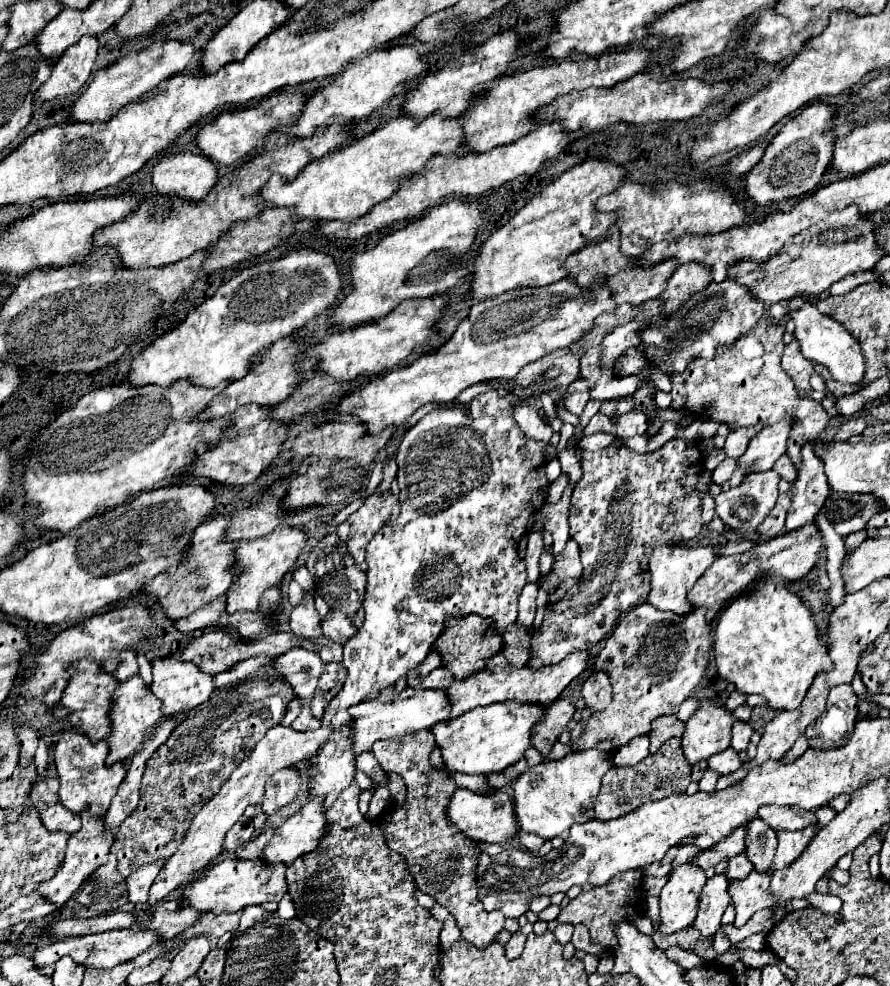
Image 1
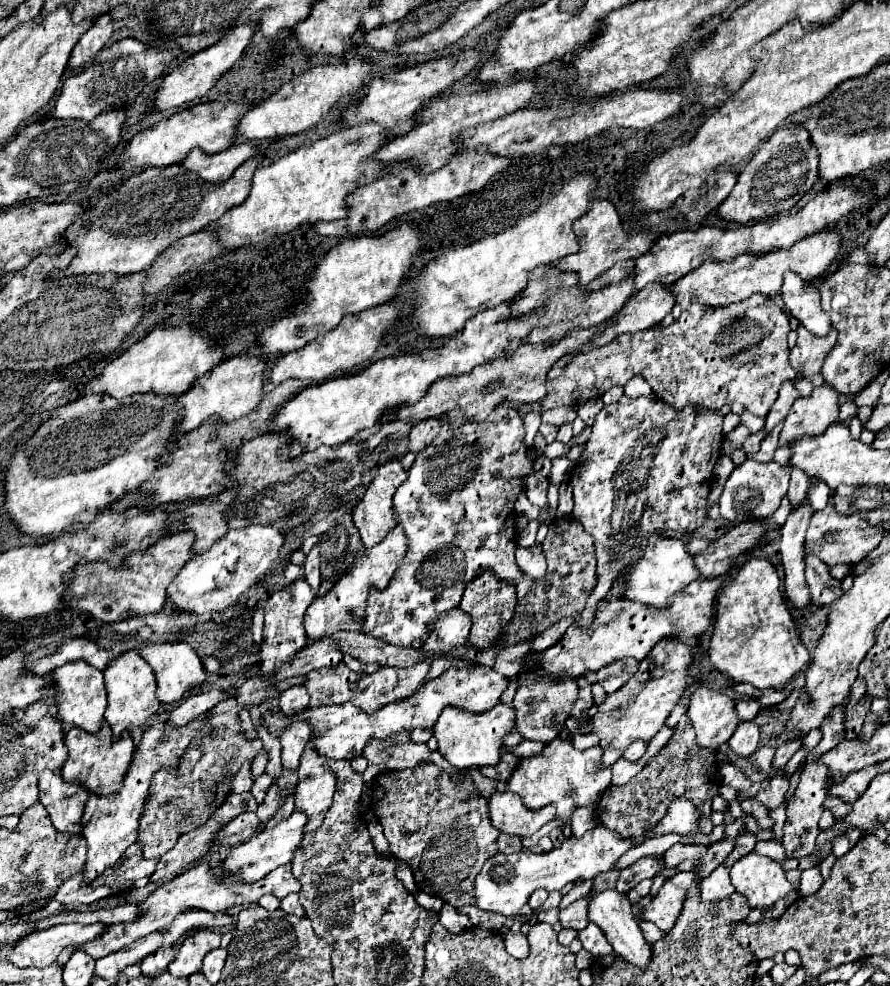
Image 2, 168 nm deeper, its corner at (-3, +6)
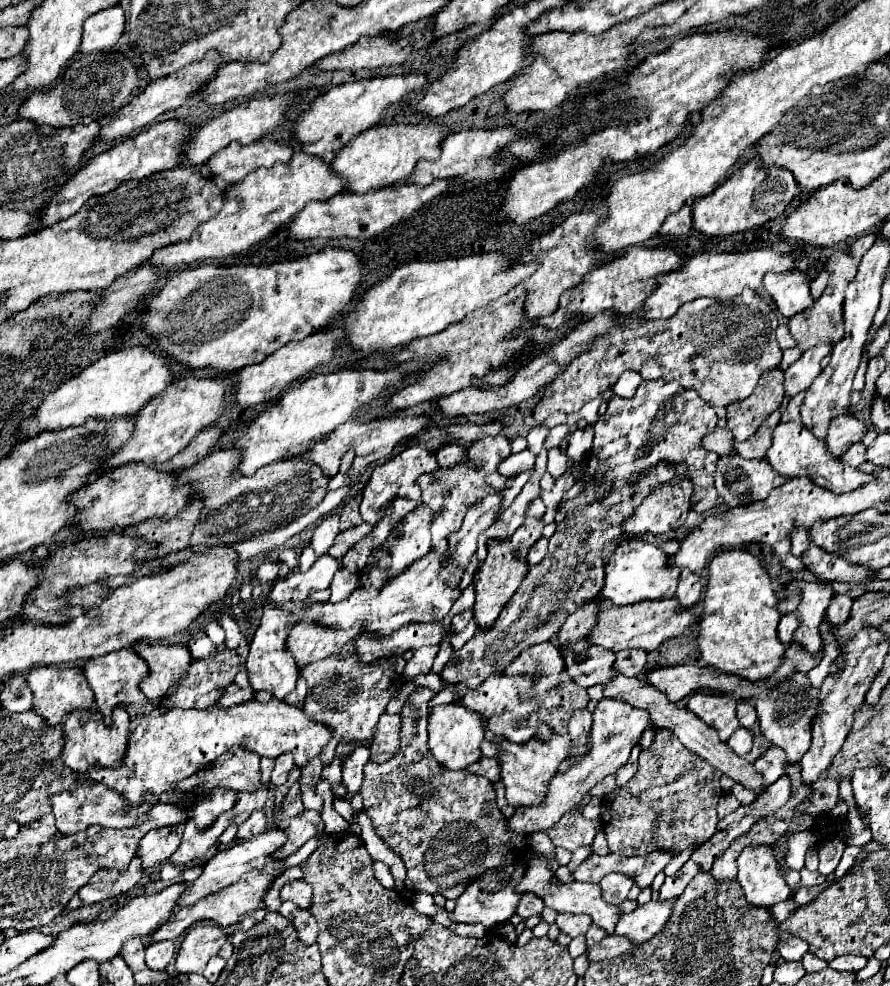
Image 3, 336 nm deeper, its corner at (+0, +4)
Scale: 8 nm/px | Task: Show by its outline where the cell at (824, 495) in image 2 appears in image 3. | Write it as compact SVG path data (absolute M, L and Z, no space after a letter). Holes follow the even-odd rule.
M720 455L714 479L726 507L764 501L772 489L788 481L780 477L772 465L768 465L768 461L744 459L740 455L734 455L732 459L730 455Z

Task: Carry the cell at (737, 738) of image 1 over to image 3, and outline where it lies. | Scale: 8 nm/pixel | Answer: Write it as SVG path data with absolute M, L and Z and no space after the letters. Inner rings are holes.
M740 727L740 729L736 729L732 733L732 737L728 739L728 745L730 745L730 749L734 753L738 753L740 757L746 757L750 753L750 749L752 749L752 733L748 729Z

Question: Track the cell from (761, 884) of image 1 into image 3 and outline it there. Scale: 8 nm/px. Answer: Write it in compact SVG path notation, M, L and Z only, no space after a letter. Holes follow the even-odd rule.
M748 845L738 857L738 881L750 905L770 907L792 897L768 845Z

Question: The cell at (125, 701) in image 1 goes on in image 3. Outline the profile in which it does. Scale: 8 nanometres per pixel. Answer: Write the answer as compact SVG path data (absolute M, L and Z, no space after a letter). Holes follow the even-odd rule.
M122 649L116 653L108 653L104 657L96 657L96 659L88 659L82 667L94 695L96 695L96 707L104 717L112 715L112 709L116 705L132 705L134 701L142 701L144 693L140 691L138 683L142 679L148 677L148 665L142 657L136 655L134 649Z

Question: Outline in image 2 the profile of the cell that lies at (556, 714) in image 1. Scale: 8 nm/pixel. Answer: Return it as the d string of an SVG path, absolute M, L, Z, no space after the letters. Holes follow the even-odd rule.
M561 675L559 679L523 681L513 699L517 711L517 731L523 735L523 739L529 741L541 741L541 743L553 741L563 729L565 719L571 713L575 701L577 701L577 683L565 675Z

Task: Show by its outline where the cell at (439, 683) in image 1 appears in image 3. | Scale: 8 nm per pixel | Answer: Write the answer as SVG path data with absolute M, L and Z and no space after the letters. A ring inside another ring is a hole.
M350 649L350 661L346 663L346 657L332 655L324 661L312 663L306 669L300 671L300 675L308 683L308 695L304 703L304 713L312 717L312 721L320 721L322 725L328 725L332 729L332 741L324 747L324 753L320 755L322 765L328 767L334 759L334 749L338 743L366 743L372 739L376 723L380 715L386 711L388 701L398 689L400 675L396 673L394 665L390 661L374 661L370 665L364 665L358 661L358 655Z

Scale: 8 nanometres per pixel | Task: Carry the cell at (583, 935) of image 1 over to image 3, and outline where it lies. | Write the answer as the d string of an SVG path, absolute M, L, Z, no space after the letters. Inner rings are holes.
M590 925L588 933L586 933L586 939L588 939L588 947L594 947L596 943L600 943L608 933L604 933L604 929L600 929L598 925Z

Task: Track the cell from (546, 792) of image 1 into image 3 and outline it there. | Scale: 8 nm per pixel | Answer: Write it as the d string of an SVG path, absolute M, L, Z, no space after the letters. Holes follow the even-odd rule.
M552 735L550 741L536 741L530 739L524 745L502 741L500 743L500 771L502 771L502 783L506 787L506 801L512 807L532 807L540 805L544 801L546 789L550 785L550 779L556 775L556 767L560 761L566 759L566 751L570 745L568 735Z

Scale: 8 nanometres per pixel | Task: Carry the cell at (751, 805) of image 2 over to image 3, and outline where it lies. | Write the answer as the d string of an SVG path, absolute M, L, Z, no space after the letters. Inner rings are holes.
M736 783L734 787L732 787L732 793L738 797L738 801L742 801L744 805L750 805L754 799L756 799L756 793L752 793L750 789L746 789L744 785L740 785L740 783Z

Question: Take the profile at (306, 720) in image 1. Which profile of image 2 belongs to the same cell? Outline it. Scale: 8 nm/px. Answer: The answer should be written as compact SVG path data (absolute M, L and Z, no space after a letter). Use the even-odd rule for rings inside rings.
M295 721L291 723L291 727L285 727L285 731L279 735L279 741L283 747L281 761L285 769L295 769L299 765L299 757L307 747L309 737L311 737L311 723Z

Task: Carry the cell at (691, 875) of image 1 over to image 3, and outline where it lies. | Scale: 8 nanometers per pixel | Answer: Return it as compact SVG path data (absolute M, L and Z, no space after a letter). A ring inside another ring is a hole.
M650 901L636 907L632 913L622 915L616 923L614 935L626 937L632 943L644 943L662 931L670 919L674 901Z

